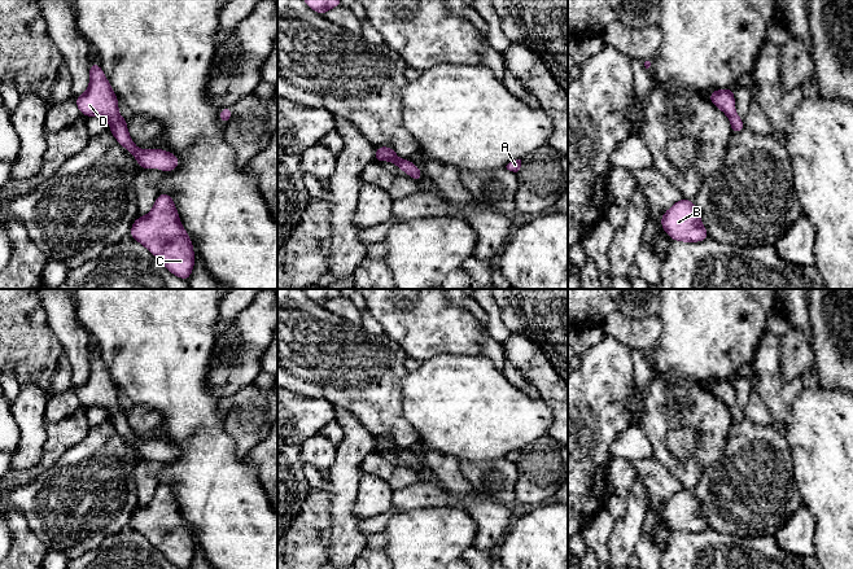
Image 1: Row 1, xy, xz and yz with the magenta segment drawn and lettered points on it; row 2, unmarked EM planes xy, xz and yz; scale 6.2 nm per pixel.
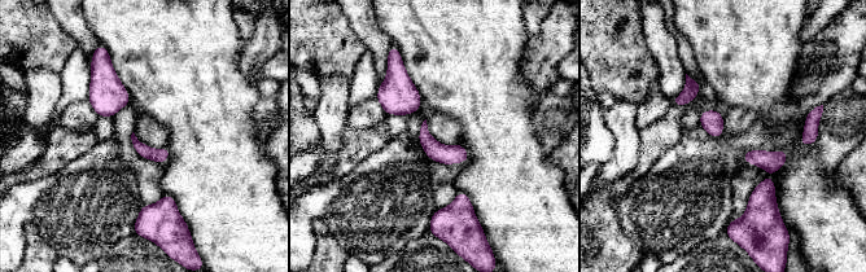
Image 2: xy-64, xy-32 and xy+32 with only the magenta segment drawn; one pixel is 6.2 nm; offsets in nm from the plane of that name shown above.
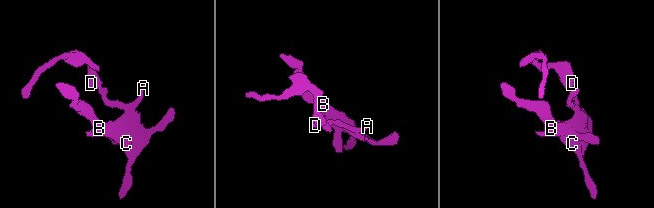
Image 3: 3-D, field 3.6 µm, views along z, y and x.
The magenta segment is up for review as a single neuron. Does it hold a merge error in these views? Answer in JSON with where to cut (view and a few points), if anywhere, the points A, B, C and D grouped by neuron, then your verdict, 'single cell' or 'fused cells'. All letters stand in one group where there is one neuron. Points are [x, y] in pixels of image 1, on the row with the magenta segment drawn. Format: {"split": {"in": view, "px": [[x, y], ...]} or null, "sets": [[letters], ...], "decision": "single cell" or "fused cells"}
{"split": null, "sets": [["A", "B", "C", "D"]], "decision": "single cell"}

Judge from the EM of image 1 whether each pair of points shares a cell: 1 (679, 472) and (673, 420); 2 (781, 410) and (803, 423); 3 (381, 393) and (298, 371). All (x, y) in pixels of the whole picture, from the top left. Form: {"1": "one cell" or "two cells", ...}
{"1": "one cell", "2": "two cells", "3": "one cell"}

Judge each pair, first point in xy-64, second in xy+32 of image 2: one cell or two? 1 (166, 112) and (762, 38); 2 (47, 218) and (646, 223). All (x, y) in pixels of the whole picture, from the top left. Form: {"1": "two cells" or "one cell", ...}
{"1": "one cell", "2": "one cell"}

